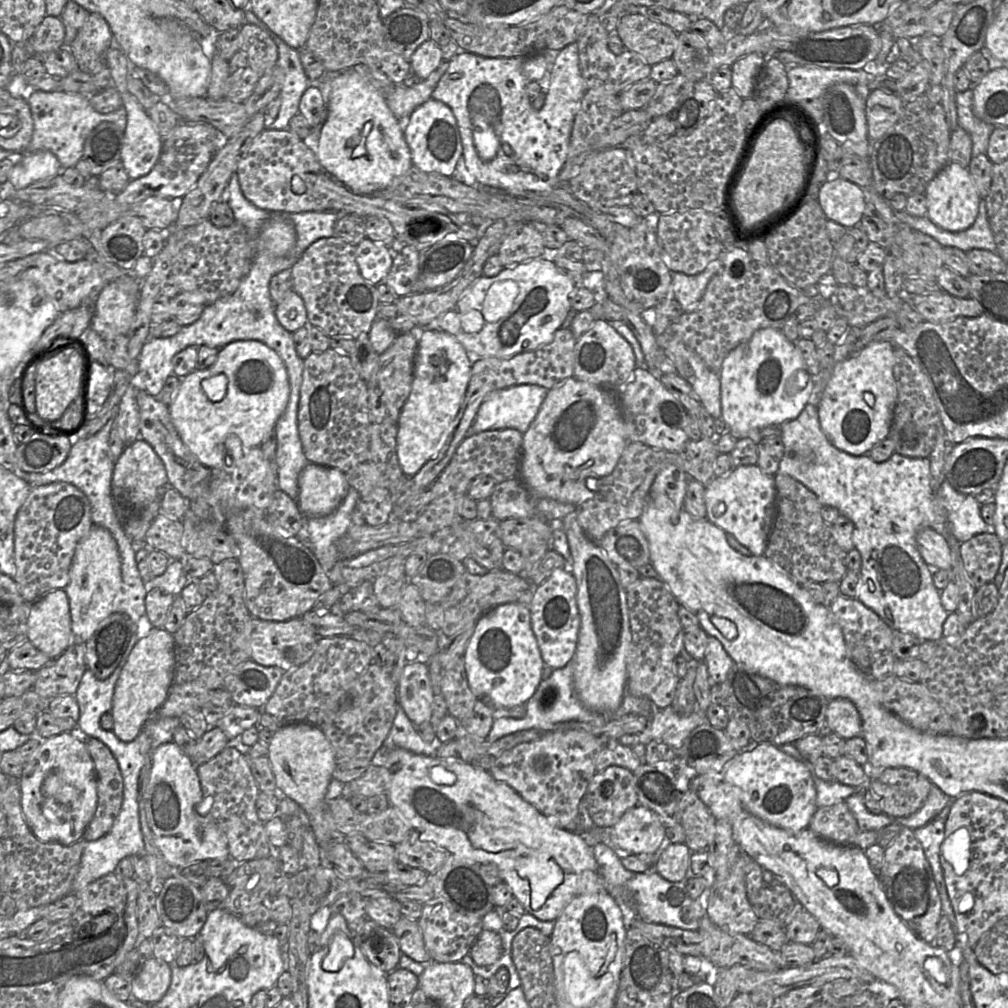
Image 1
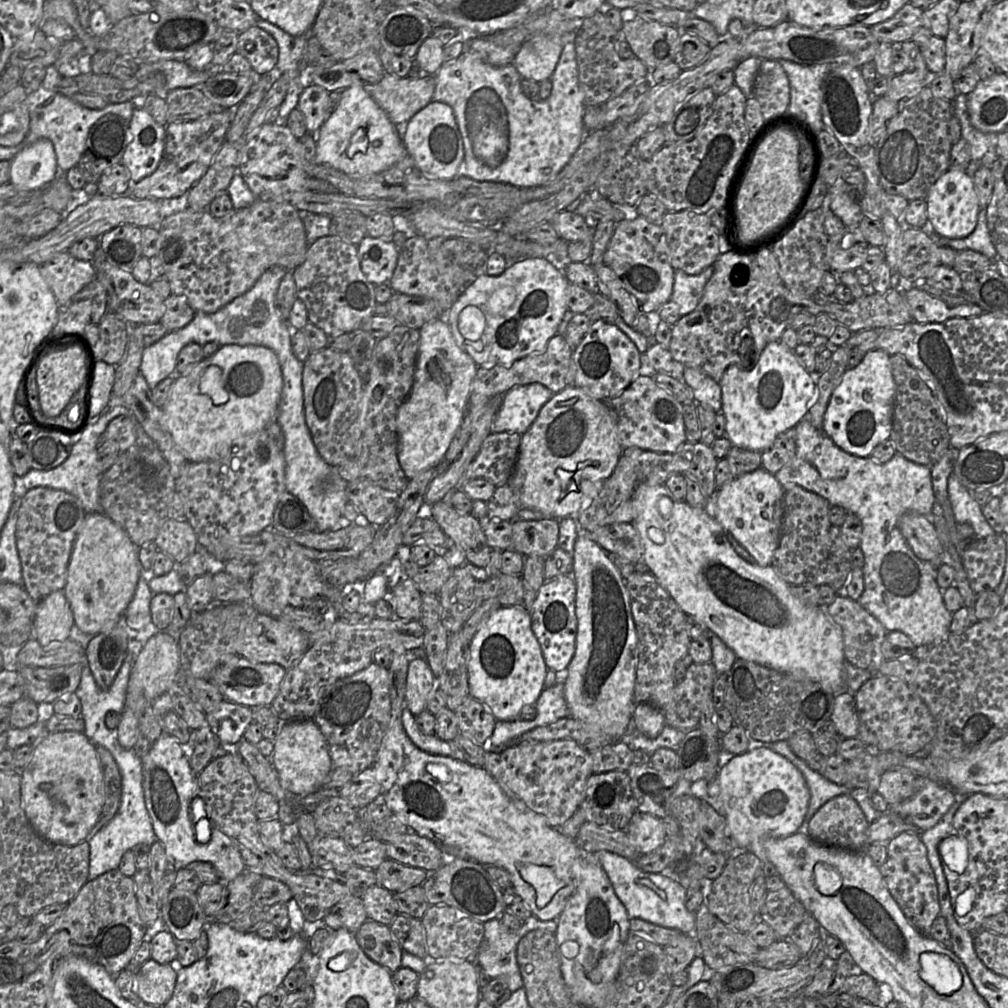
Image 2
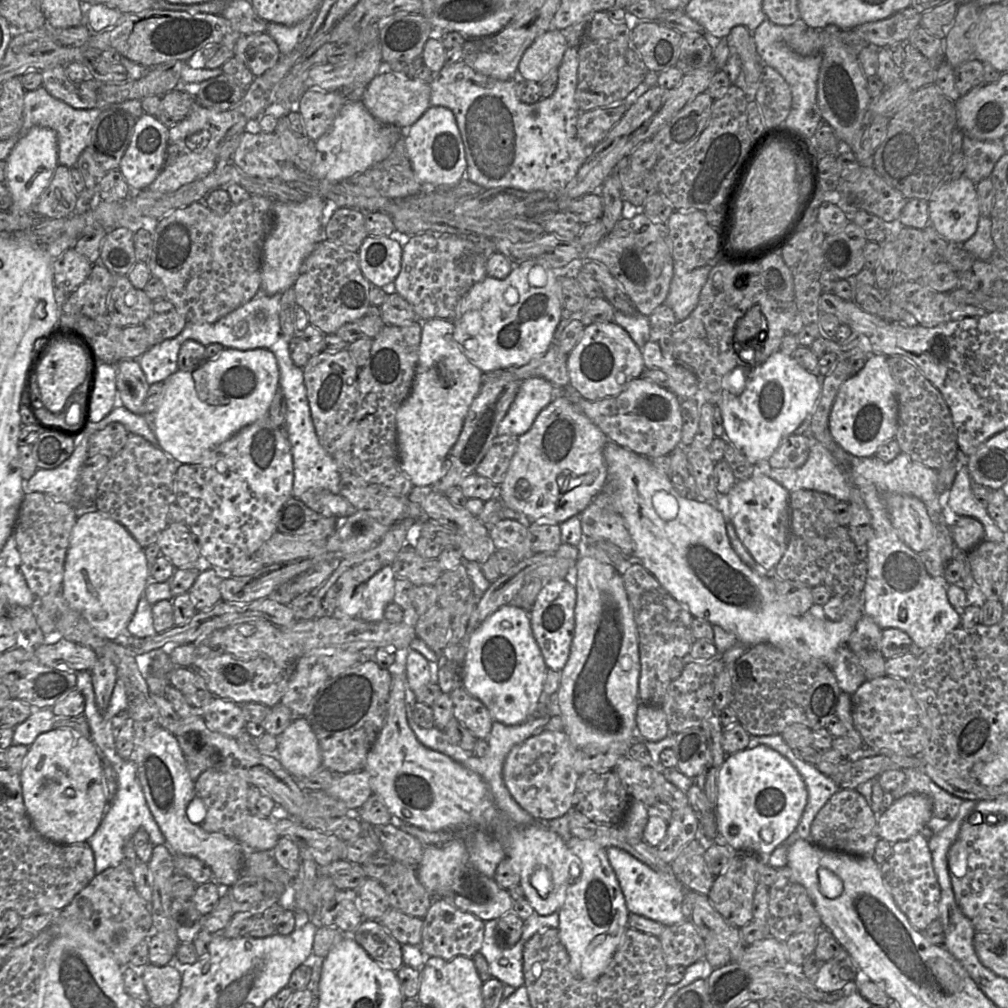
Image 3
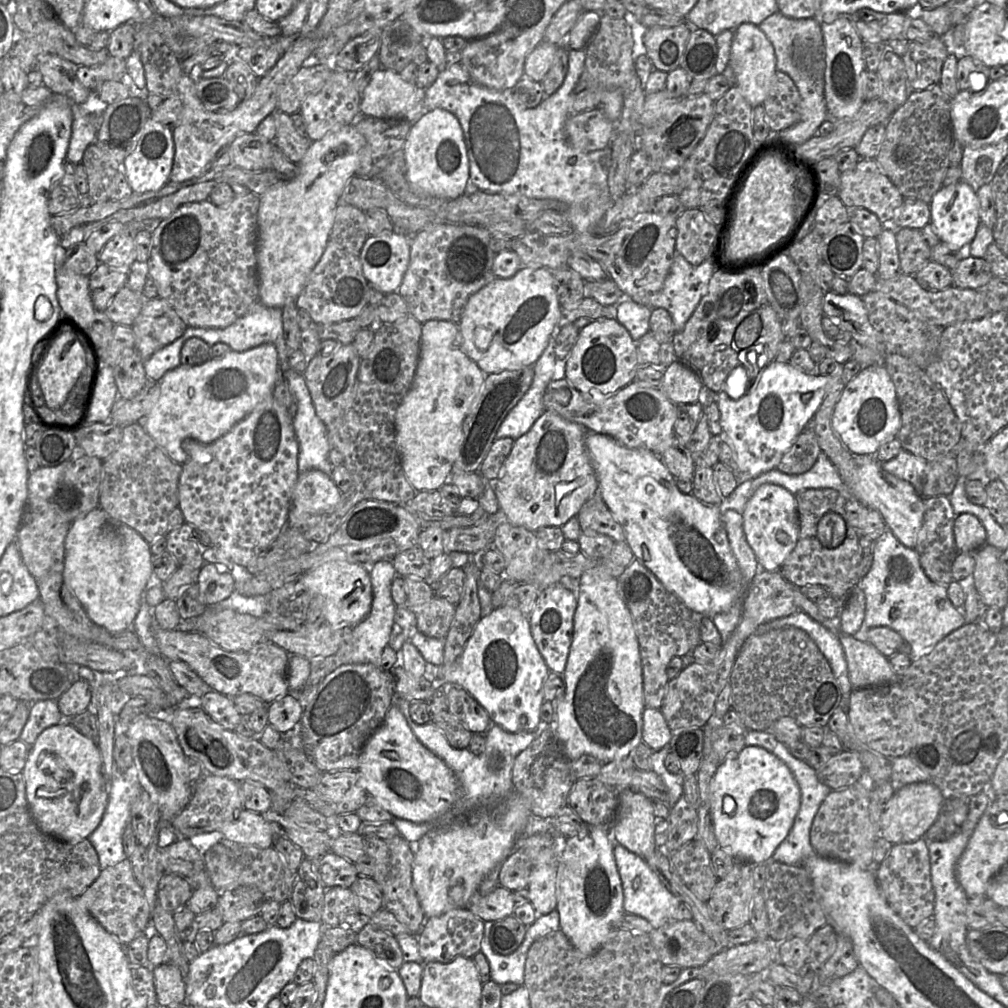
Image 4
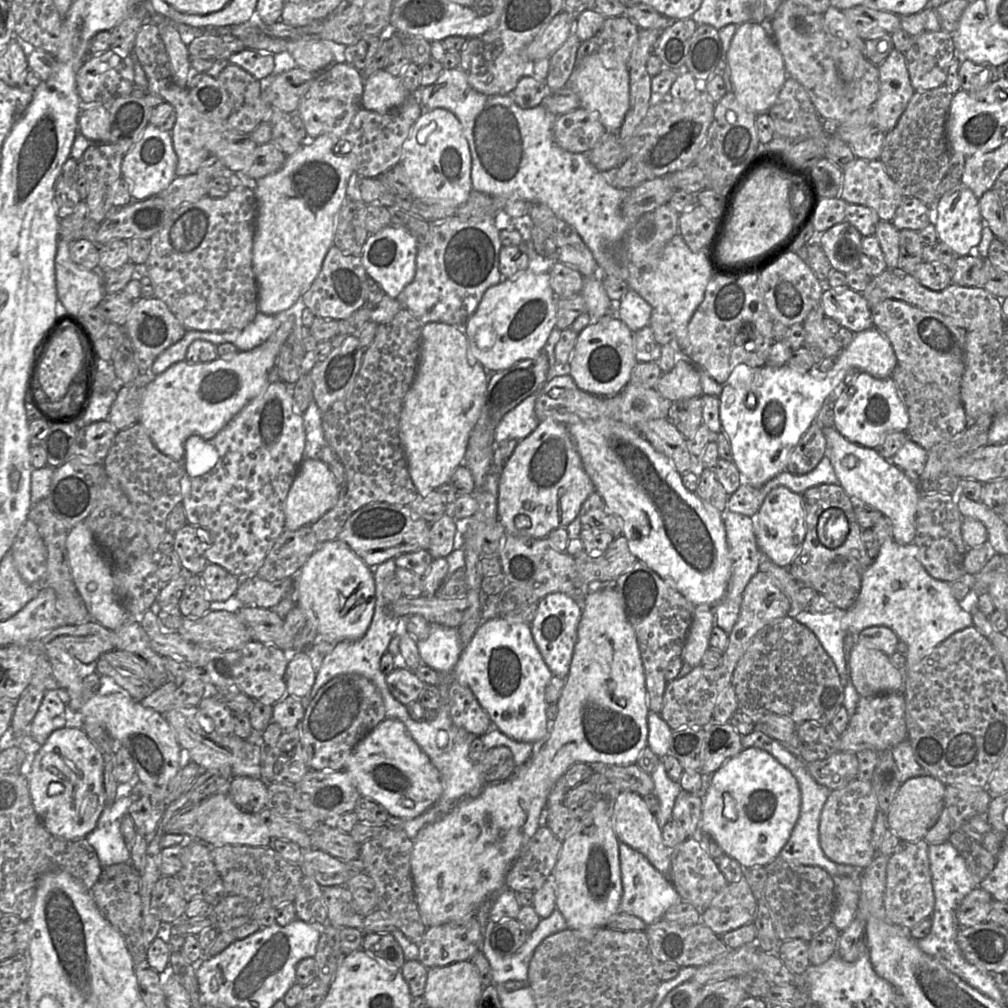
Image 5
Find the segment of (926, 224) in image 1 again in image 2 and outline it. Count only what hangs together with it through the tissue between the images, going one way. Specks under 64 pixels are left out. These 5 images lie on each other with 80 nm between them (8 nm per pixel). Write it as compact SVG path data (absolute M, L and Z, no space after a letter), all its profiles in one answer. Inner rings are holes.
M986 208L980 209L978 214L978 222L974 231L964 238L949 238L940 236L934 232L930 225L920 228L927 231L931 235L931 238L937 246L938 243L943 243L948 244L956 251L971 249L984 254L990 259L998 258L998 252L992 242L988 228Z

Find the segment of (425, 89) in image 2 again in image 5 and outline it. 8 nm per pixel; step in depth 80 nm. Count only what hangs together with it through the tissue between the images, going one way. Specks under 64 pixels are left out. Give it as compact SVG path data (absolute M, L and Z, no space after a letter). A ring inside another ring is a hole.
M378 70L364 82L362 108L383 114L401 105L410 94L399 77Z

